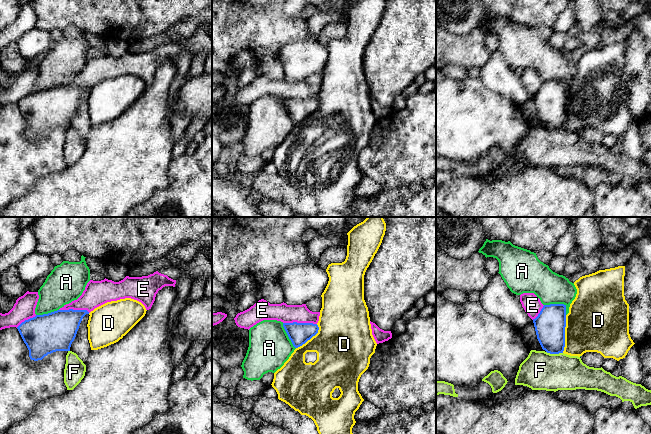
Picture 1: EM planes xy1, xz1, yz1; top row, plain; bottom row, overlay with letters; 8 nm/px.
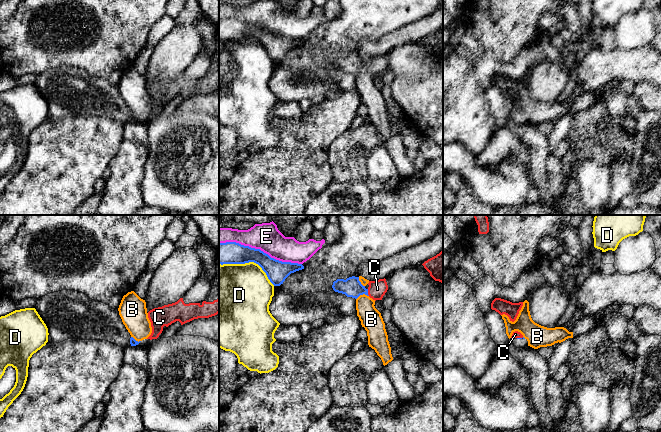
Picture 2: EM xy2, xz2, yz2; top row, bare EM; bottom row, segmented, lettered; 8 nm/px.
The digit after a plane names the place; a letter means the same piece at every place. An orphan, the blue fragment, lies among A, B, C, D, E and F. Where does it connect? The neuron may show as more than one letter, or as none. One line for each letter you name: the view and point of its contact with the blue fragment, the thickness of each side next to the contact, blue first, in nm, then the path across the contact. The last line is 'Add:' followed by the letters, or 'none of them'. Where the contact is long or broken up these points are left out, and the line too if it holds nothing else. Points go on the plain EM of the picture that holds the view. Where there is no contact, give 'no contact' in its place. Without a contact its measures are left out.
C: xz2 (367, 68) | 160/140 nm | across xz2 (351, 63), (367, 68), (377, 65)
Add: C

